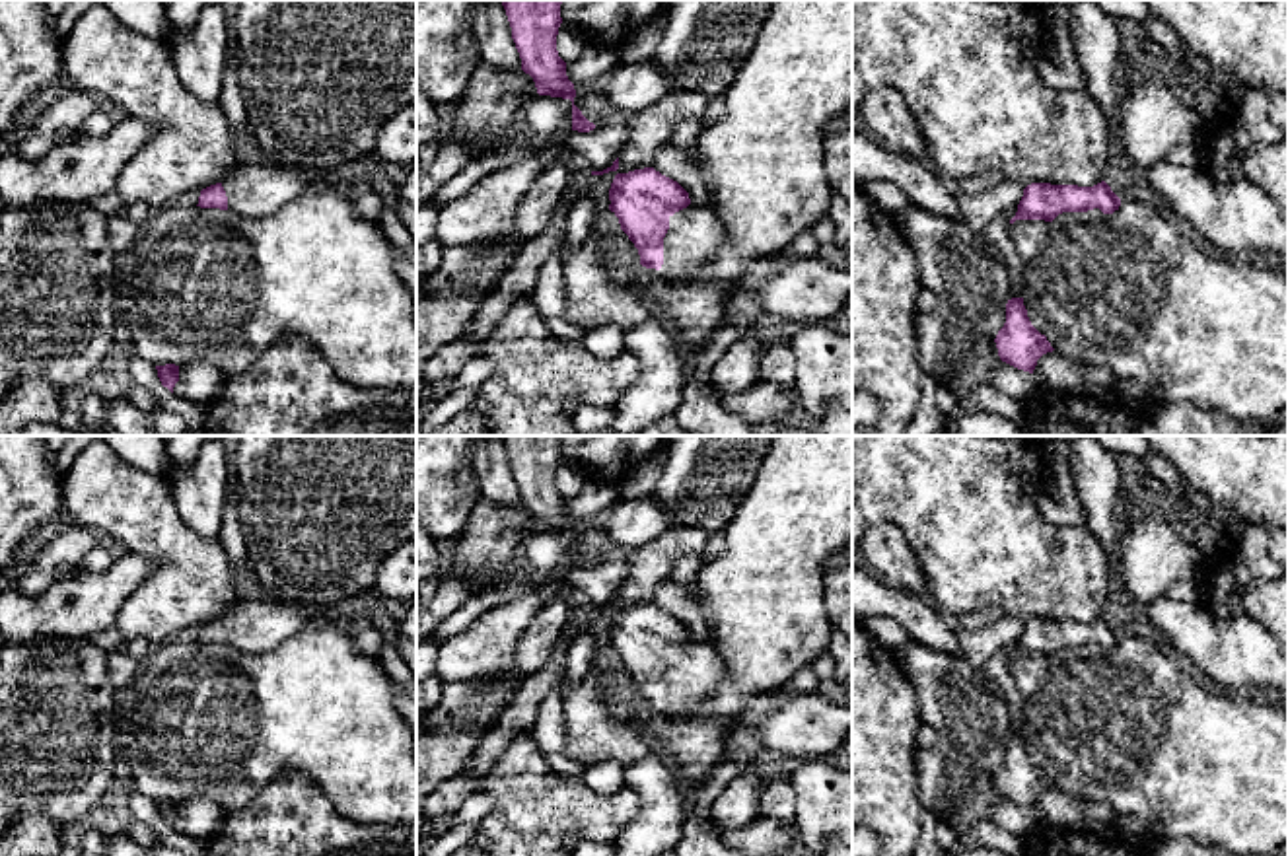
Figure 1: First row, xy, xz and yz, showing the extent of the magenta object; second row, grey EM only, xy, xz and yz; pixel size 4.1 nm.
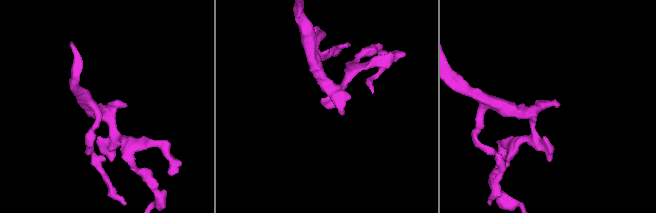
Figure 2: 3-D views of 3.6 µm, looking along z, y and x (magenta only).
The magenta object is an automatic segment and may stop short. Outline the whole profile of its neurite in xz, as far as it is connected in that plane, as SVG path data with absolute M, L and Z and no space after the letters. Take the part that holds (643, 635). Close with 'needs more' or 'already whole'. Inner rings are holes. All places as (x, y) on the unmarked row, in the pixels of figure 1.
M654 603L617 609L609 636L646 704L693 712L724 679L724 661L712 644L693 640L677 617Z | needs more

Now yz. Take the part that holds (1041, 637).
M1101 617L1093 623L1031 619L1023 624L1016 652L1010 656L1053 658L1062 648L1088 648L1099 644L1103 650L1119 646L1121 634Z | already whole

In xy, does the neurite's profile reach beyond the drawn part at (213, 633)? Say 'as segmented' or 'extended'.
extended

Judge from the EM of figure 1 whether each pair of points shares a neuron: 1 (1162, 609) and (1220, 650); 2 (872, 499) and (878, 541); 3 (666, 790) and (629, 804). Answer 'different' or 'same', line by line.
1: same
2: different
3: different

